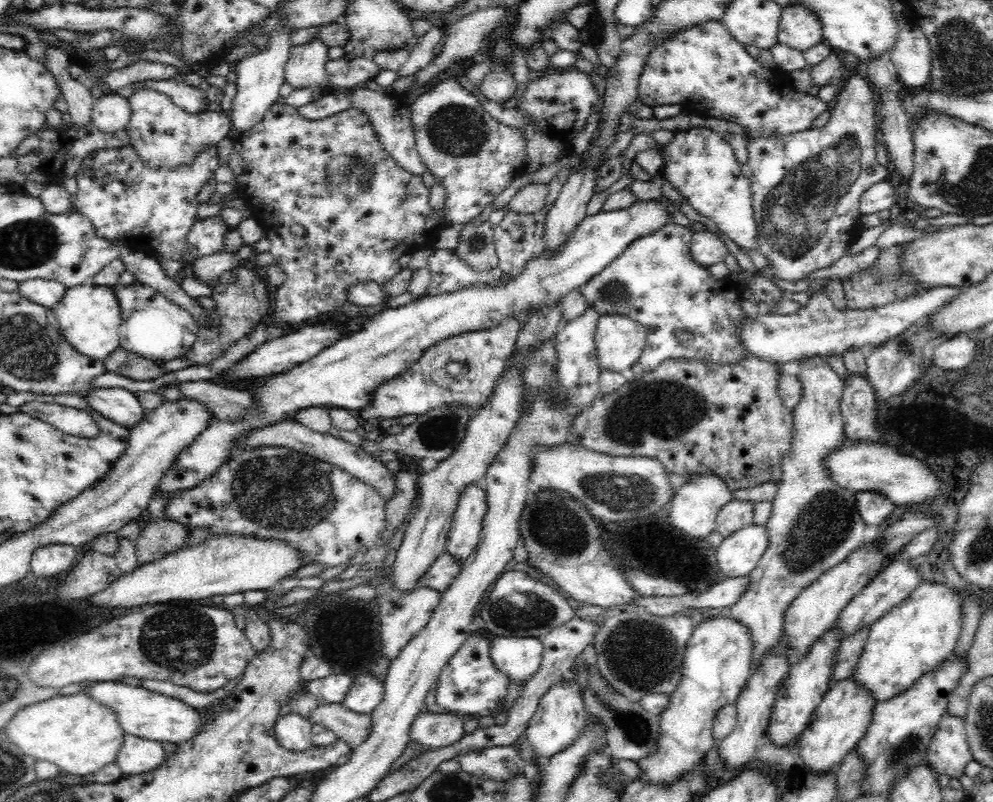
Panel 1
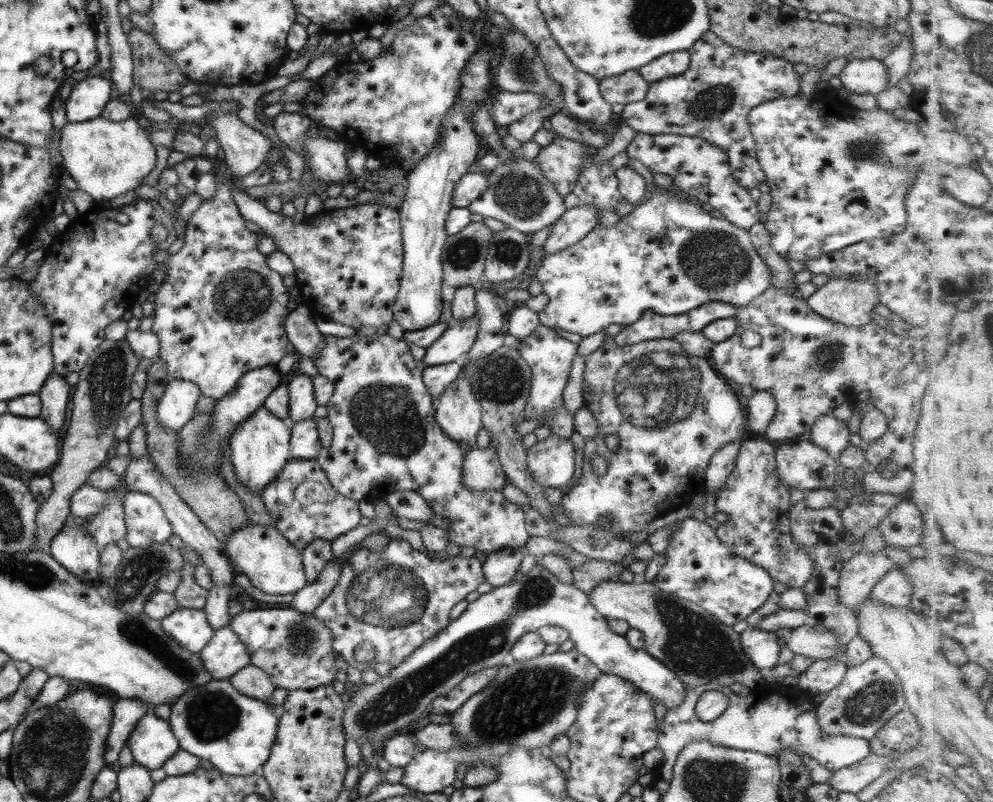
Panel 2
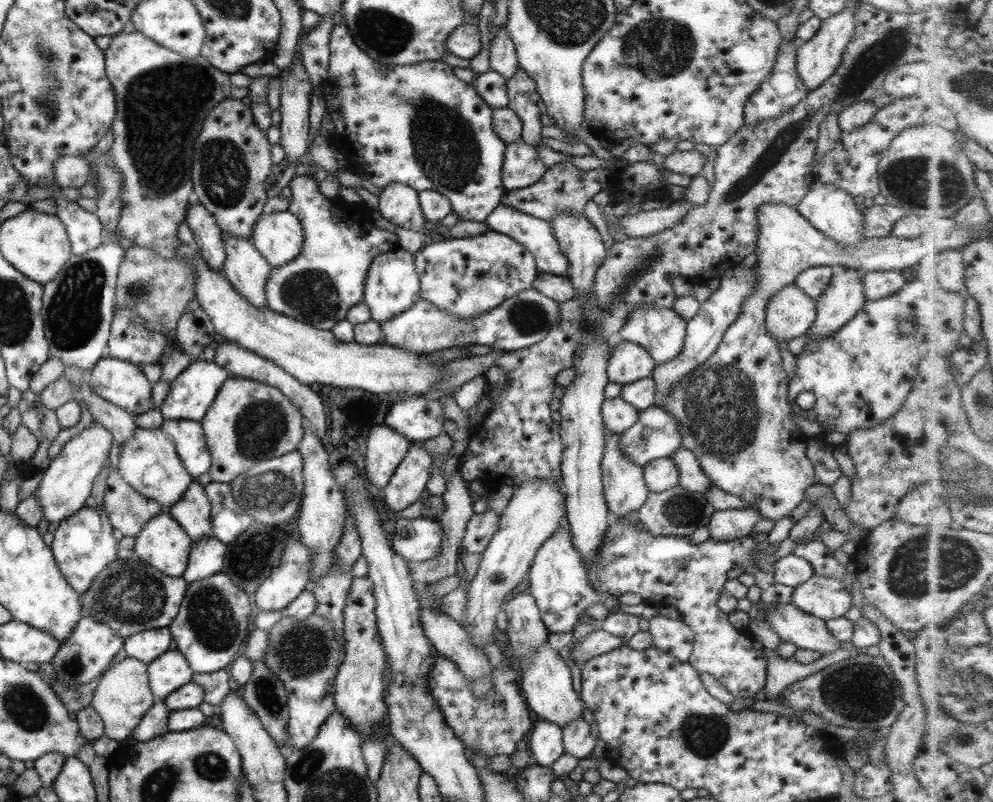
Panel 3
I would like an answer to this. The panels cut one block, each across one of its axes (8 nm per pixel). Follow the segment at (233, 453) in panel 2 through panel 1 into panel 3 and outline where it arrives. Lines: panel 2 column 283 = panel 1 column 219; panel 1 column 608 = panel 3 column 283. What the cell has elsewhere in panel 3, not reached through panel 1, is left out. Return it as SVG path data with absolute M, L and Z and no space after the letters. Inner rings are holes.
M287 210L259 215L249 239L263 260L278 267L299 256L303 235L299 220Z

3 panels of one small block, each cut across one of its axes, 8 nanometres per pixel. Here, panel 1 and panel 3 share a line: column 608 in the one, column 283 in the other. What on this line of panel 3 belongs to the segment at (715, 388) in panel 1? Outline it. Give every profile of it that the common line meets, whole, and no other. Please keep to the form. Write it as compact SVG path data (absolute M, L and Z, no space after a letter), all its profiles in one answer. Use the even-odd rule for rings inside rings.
M229 376L200 420L211 456L210 482L231 483L251 466L298 450L304 435L304 417L277 388L241 377Z

